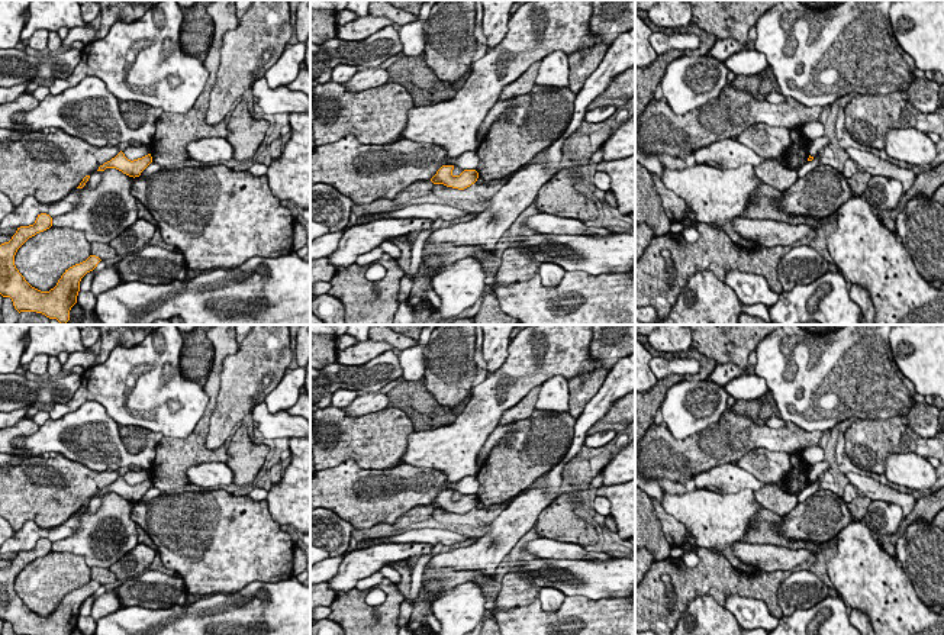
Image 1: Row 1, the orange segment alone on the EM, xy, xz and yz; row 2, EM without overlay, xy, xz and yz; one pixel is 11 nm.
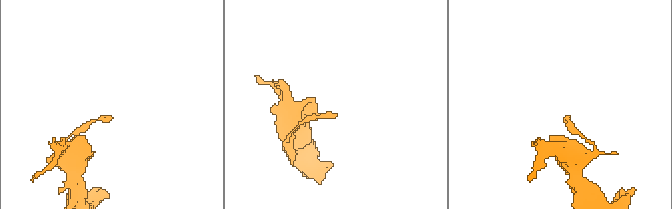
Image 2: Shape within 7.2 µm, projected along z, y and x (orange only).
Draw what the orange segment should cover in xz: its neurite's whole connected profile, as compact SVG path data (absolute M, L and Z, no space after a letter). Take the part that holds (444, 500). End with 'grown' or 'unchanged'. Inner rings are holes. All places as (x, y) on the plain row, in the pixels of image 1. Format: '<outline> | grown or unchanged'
M442 490L431 503L434 509L444 509L447 512L464 515L474 509L479 503L476 494L464 494L460 500L452 499L454 490Z | unchanged

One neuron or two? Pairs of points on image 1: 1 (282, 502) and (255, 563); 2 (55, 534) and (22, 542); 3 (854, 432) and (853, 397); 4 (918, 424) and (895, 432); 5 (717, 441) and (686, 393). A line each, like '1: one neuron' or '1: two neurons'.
1: two neurons
2: one neuron
3: two neurons
4: two neurons
5: two neurons

